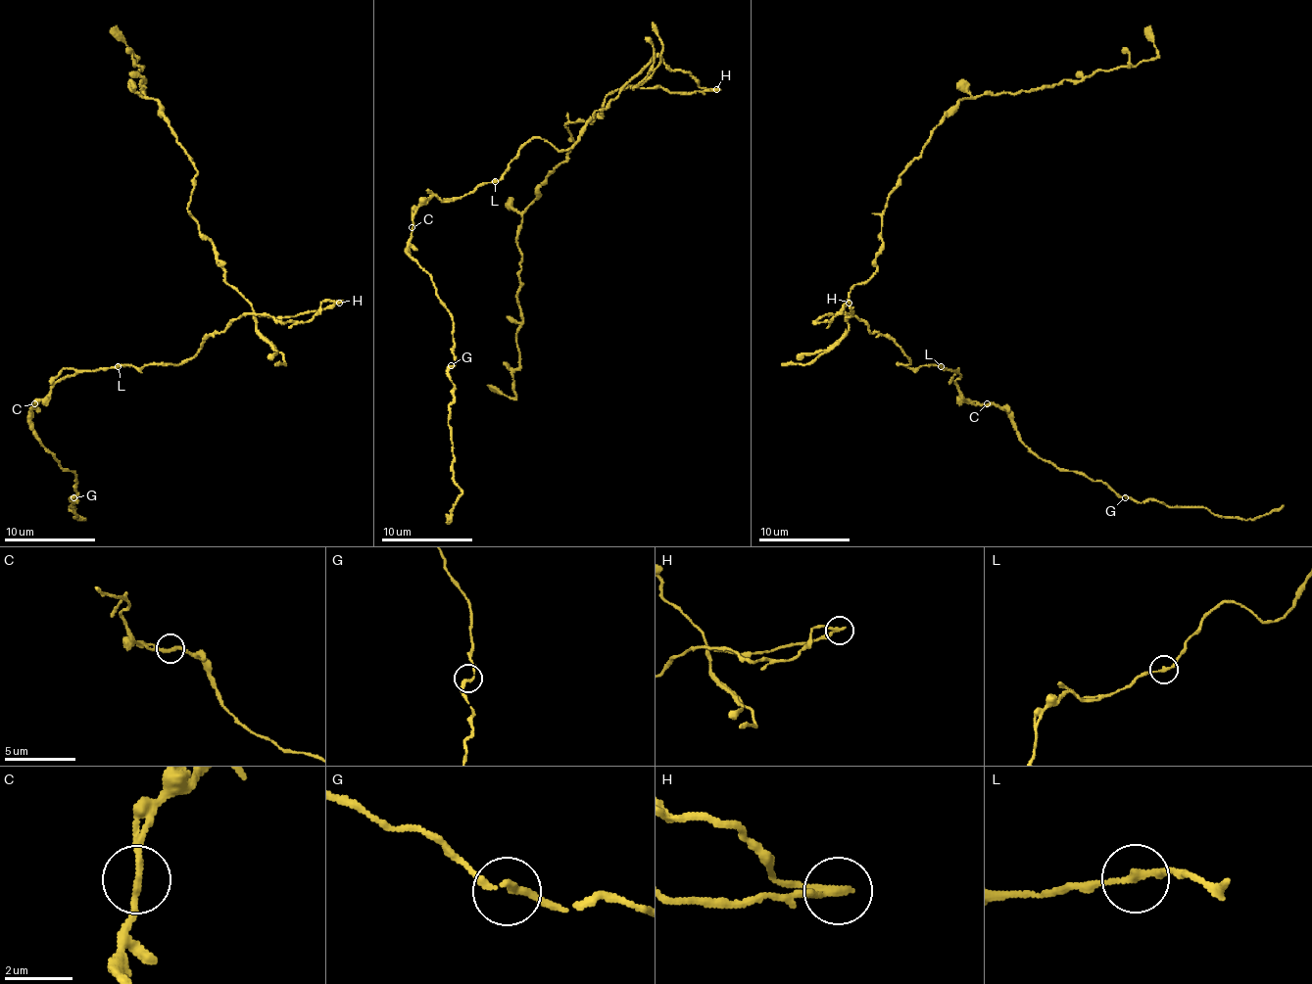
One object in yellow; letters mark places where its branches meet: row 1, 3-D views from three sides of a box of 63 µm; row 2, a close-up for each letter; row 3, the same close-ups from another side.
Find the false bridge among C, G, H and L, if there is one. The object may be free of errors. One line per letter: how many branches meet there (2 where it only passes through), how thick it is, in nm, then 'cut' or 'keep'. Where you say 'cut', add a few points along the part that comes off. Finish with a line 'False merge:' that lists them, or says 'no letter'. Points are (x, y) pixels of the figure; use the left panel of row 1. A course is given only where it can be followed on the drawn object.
C: branches 2; calibre 200 nm; keep
G: branches 2; calibre 200 nm; keep
H: branches 2; calibre 200 nm; cut; course (339, 303), (257, 314), (224, 280), (188, 205), (197, 170), (140, 92), (142, 68), (113, 26)
L: branches 2; calibre 200 nm; keep
False merge: H

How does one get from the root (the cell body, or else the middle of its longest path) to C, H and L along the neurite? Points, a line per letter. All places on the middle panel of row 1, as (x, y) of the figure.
C: (581, 129), (567, 150), (531, 138), (499, 179), (483, 182), (451, 200), (435, 196), (425, 200), (412, 227)
H: (581, 129), (627, 83), (641, 88), (666, 88), (670, 92), (716, 90)
L: (581, 129), (579, 138), (567, 150), (557, 150), (543, 138), (531, 138), (508, 165), (508, 170), (494, 182)

